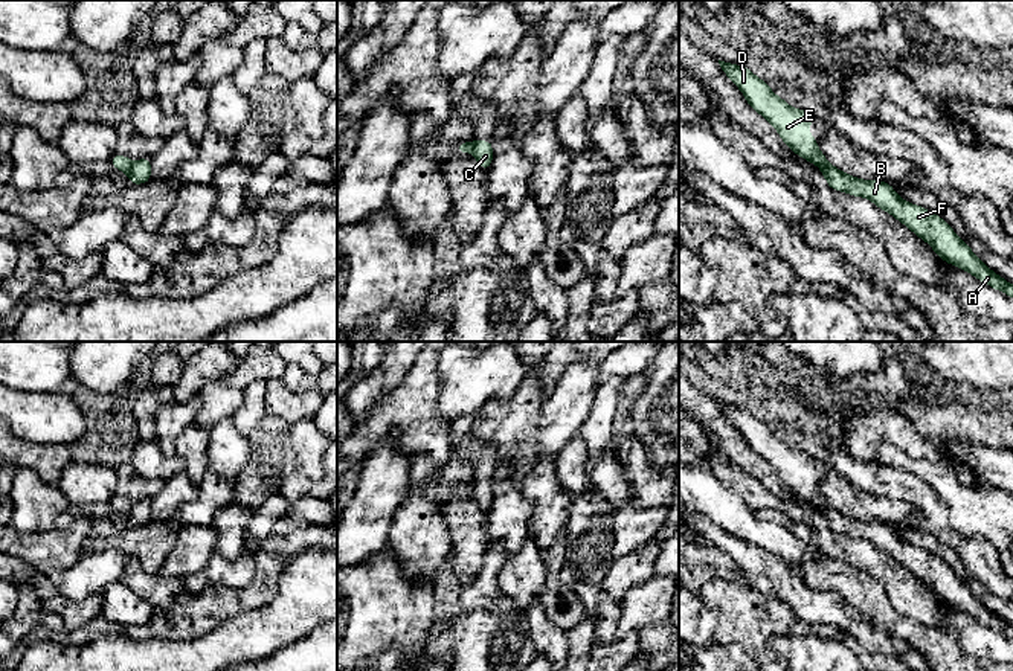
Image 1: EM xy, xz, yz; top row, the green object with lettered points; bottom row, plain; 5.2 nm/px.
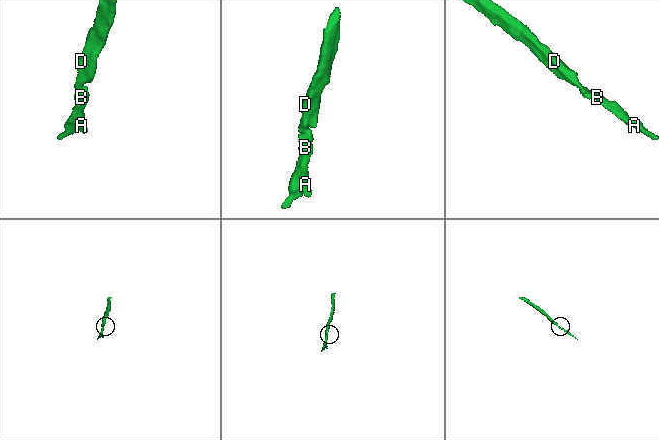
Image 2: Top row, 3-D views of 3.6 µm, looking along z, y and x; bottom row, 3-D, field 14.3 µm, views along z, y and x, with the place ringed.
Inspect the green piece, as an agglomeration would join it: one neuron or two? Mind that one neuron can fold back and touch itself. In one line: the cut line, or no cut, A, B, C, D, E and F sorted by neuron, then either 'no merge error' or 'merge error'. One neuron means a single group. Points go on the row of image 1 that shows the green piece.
cut in xz along (475, 141), (470, 150); A B C F / D E; merge error

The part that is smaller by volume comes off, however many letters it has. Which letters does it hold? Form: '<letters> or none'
A, B, C, F

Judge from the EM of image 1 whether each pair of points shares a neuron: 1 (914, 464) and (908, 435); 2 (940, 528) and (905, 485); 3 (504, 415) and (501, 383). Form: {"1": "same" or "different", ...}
{"1": "different", "2": "same", "3": "different"}

